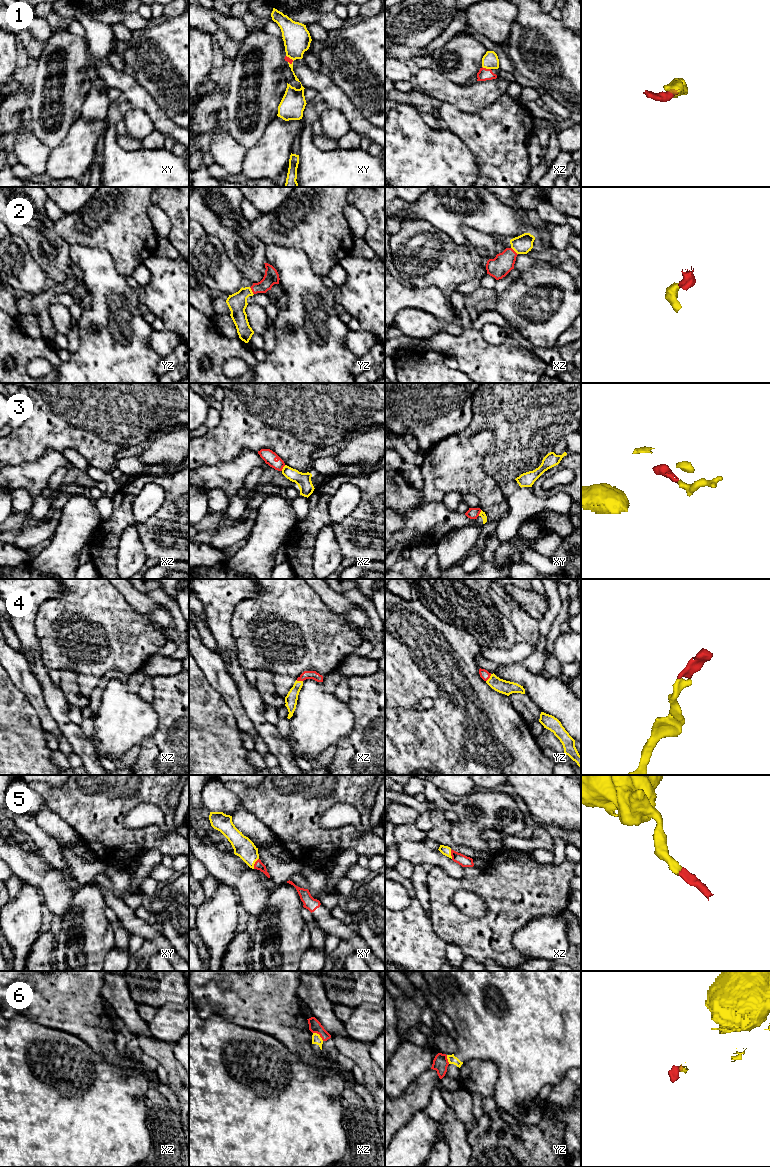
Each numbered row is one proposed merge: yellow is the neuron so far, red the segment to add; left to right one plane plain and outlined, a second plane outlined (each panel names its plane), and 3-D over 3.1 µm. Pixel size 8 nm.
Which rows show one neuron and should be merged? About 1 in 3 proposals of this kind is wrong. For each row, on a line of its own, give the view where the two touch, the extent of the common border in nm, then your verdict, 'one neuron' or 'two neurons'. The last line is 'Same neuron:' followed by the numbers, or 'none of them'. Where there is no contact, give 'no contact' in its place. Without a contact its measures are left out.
1: xz | 80 nm | two neurons
2: yz | 70 nm | one neuron
3: xz | 60 nm | two neurons
4: yz | 80 nm | one neuron
5: xy | 100 nm | one neuron
6: xz | 110 nm | two neurons
Same neuron: 2, 4, 5

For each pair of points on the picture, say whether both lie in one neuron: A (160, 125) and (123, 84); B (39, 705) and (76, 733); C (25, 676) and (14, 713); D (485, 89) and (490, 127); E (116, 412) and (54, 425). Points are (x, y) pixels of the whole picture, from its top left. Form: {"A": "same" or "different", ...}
{"A": "same", "B": "different", "C": "different", "D": "different", "E": "same"}

